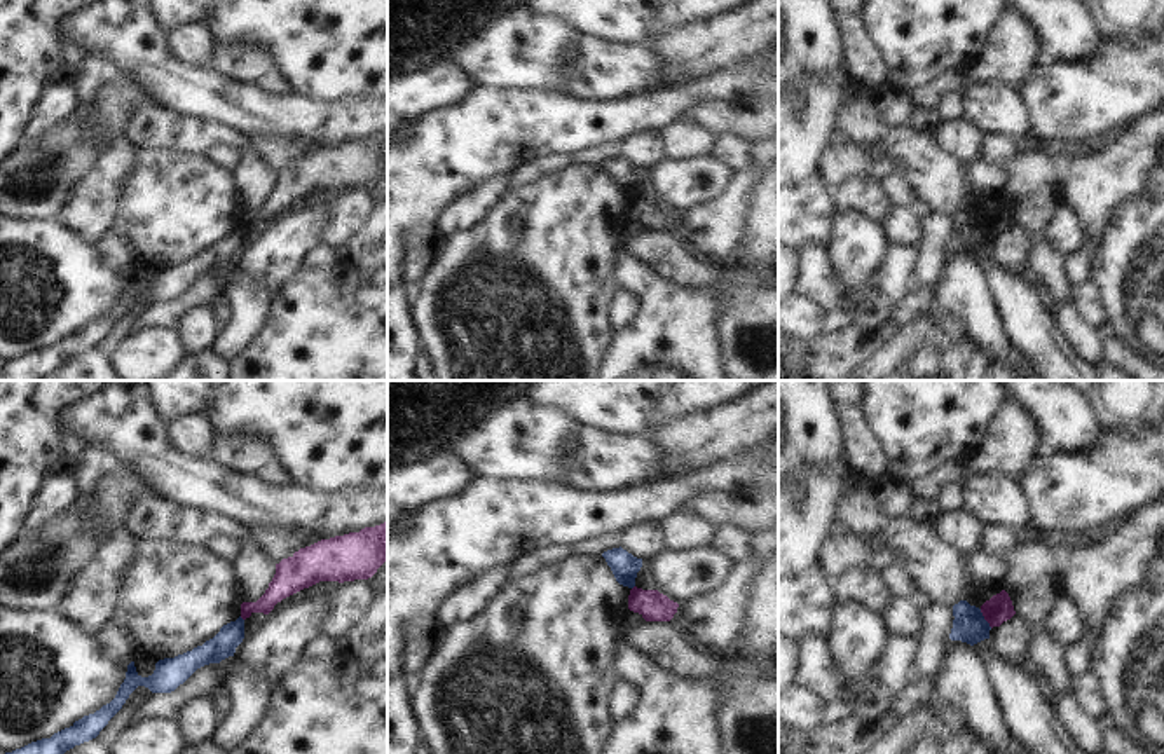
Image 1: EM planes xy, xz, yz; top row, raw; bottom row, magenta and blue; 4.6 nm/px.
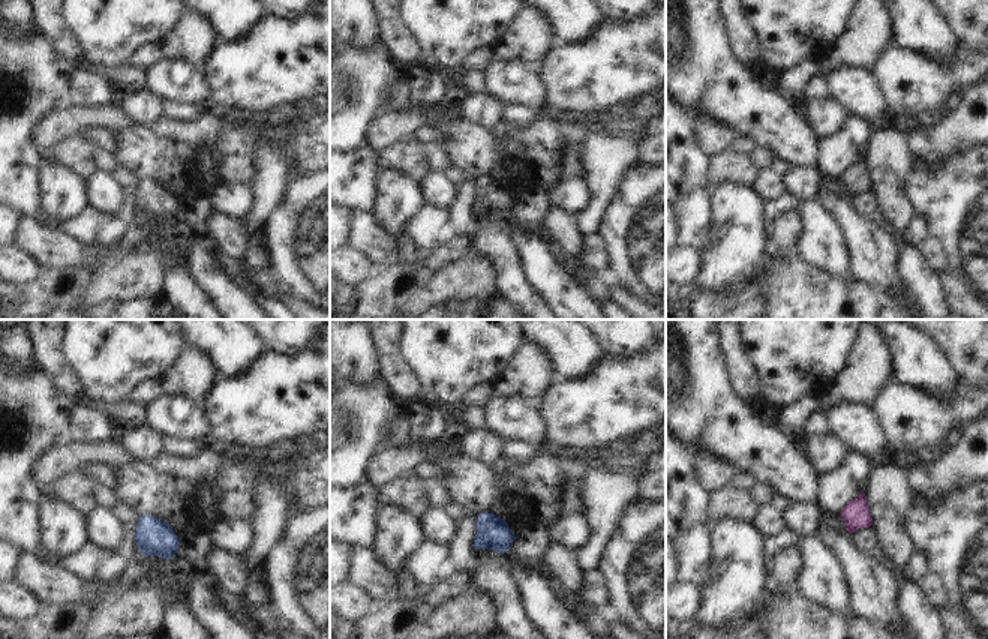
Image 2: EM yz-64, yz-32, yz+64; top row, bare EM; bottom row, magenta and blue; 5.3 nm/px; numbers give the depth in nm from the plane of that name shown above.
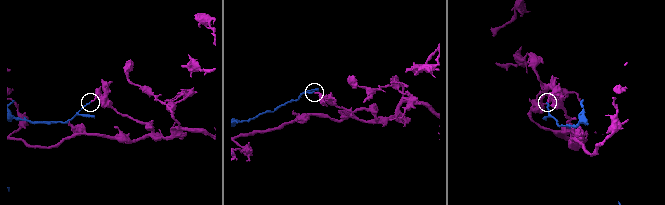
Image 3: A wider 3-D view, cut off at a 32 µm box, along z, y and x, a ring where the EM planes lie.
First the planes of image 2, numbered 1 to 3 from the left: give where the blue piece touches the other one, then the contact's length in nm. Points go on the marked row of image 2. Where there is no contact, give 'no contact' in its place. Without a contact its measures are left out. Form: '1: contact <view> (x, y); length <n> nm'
1: no contact
2: no contact
3: no contact

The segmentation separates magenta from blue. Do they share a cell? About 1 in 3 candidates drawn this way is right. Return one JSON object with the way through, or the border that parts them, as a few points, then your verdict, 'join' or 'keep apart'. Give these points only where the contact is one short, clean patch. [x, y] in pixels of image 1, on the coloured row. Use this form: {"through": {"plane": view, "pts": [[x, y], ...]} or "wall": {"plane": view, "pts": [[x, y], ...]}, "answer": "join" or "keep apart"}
{"wall": {"plane": "yz", "pts": [[979, 610], [992, 627]]}, "answer": "keep apart"}

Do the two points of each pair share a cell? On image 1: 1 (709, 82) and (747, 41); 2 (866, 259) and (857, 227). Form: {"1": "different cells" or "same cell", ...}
{"1": "different cells", "2": "same cell"}

